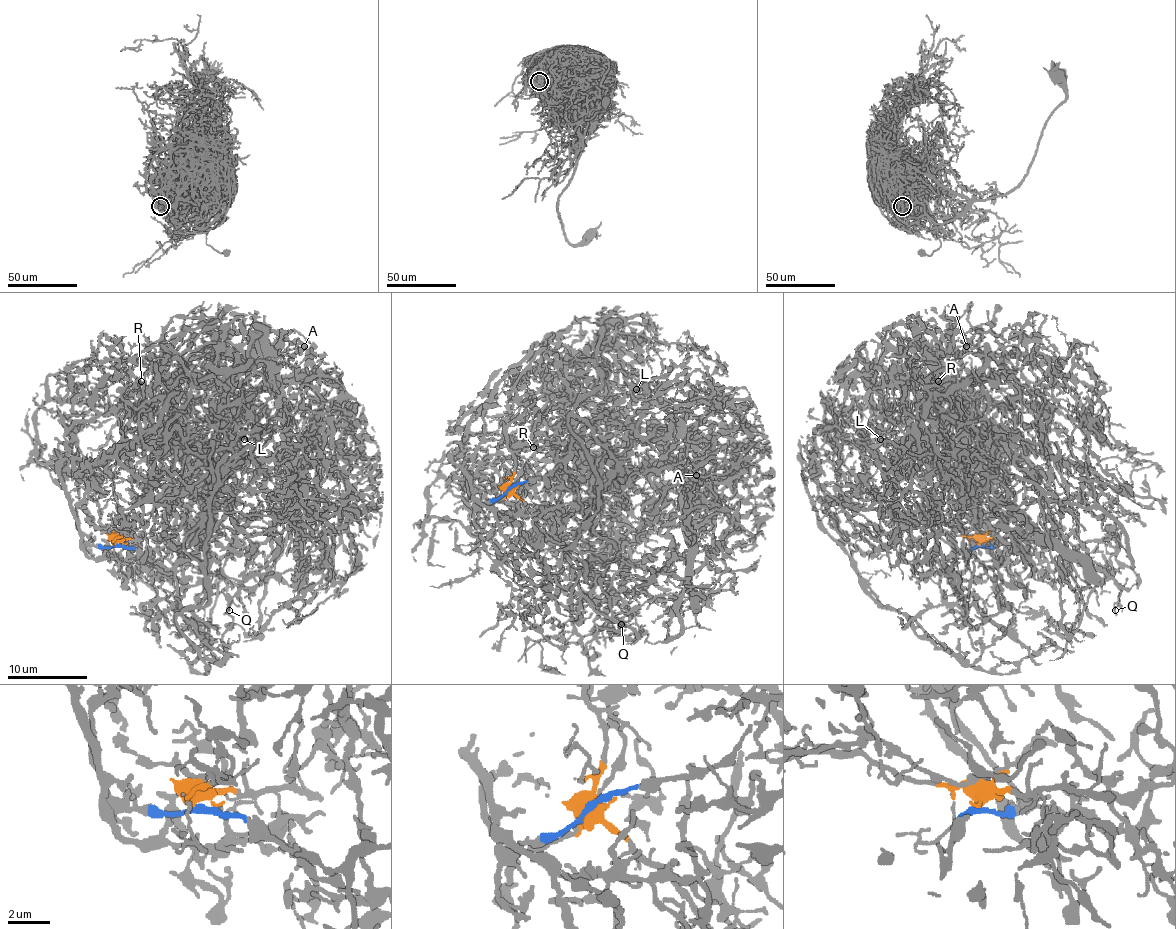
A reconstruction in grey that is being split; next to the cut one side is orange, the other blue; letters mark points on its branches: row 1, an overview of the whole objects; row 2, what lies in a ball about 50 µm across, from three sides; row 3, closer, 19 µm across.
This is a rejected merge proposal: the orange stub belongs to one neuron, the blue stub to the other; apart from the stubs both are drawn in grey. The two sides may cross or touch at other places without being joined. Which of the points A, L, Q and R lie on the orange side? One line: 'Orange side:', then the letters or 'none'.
Orange side: Q

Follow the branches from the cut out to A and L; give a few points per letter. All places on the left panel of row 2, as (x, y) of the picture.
A: (117, 545), (85, 541), (77, 503), (123, 432), (226, 332), (266, 360), (262, 332), (303, 346)
L: (117, 545), (85, 541), (77, 503), (105, 474), (123, 432), (144, 412), (184, 422), (238, 406), (244, 440)

